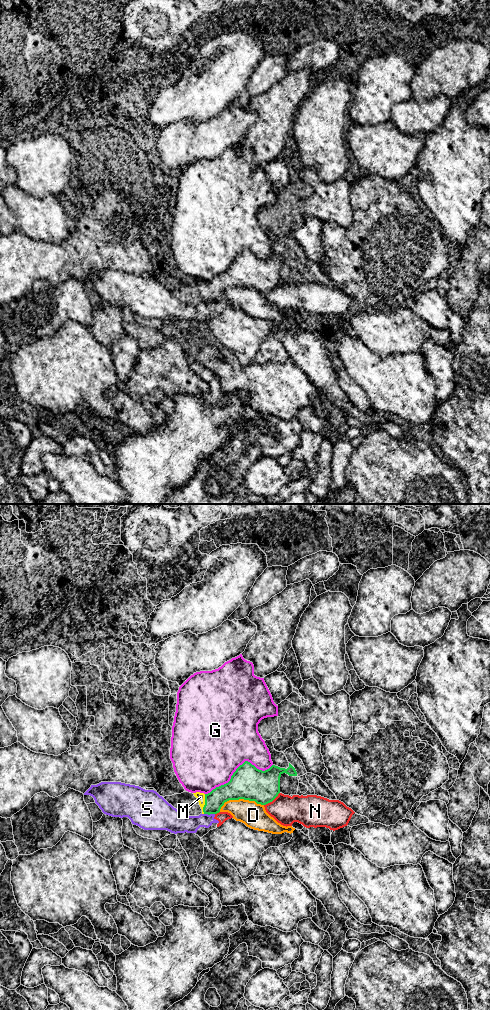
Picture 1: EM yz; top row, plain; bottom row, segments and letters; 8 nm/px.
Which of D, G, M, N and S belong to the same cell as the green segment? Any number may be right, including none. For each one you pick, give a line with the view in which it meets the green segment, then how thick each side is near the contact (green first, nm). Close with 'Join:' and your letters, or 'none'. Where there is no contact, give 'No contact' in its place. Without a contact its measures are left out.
M: Touches green in yz. Thickness 150 nm (green) against 70 nm
Join: M

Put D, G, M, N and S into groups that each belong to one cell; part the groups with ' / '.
D / G / M / N S

